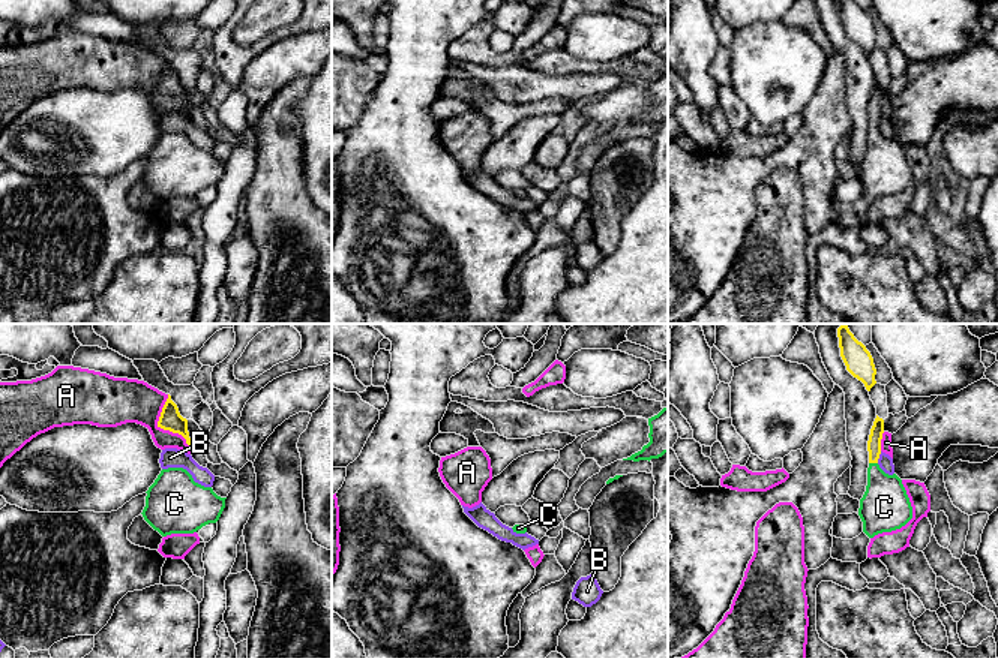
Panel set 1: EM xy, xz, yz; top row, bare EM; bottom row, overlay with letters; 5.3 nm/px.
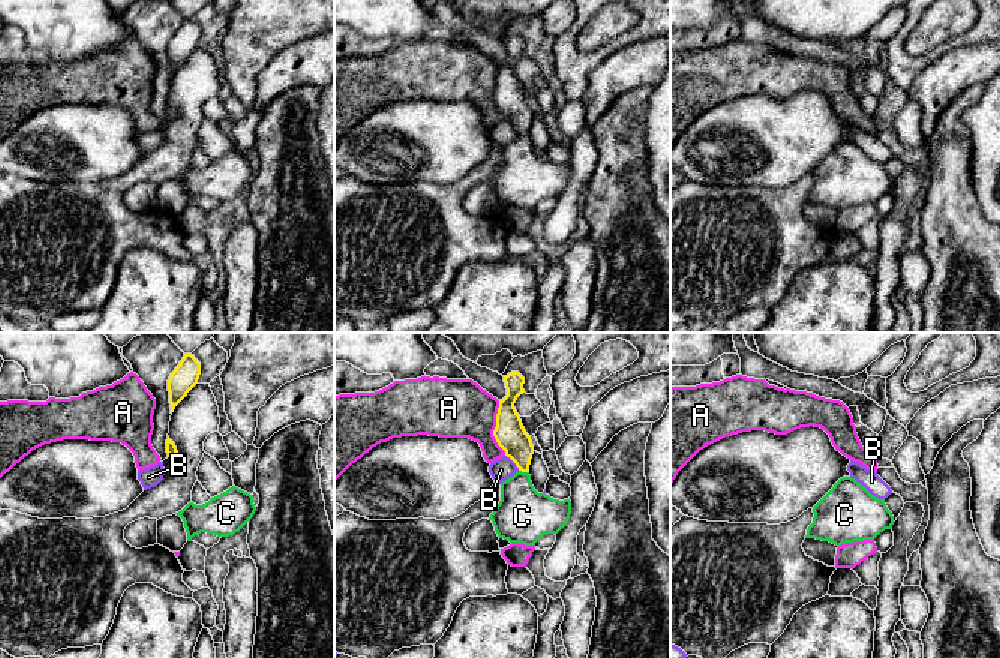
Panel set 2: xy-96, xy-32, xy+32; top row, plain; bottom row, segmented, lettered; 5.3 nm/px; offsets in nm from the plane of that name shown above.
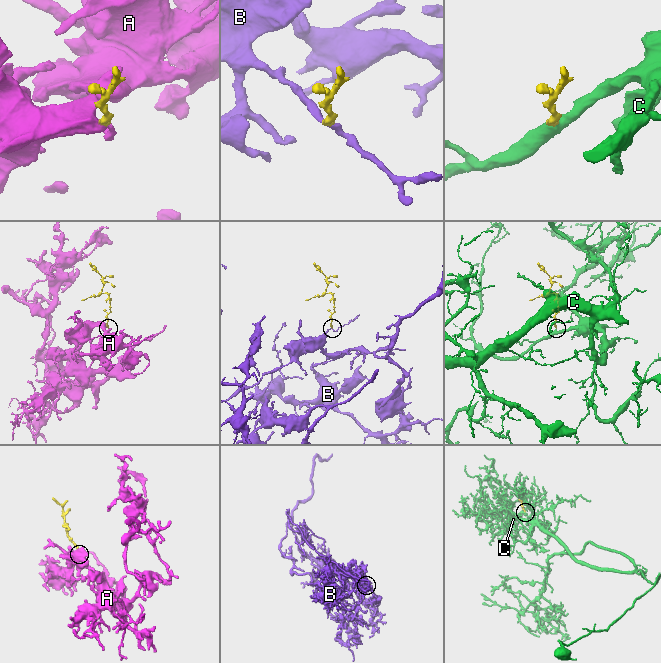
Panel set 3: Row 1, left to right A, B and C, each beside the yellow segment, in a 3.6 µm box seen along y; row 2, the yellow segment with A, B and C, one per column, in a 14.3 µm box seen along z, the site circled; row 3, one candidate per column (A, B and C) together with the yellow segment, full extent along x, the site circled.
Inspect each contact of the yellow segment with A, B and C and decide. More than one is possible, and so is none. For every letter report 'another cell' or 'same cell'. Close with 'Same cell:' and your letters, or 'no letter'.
A: another cell
B: another cell
C: same cell
Same cell: C

